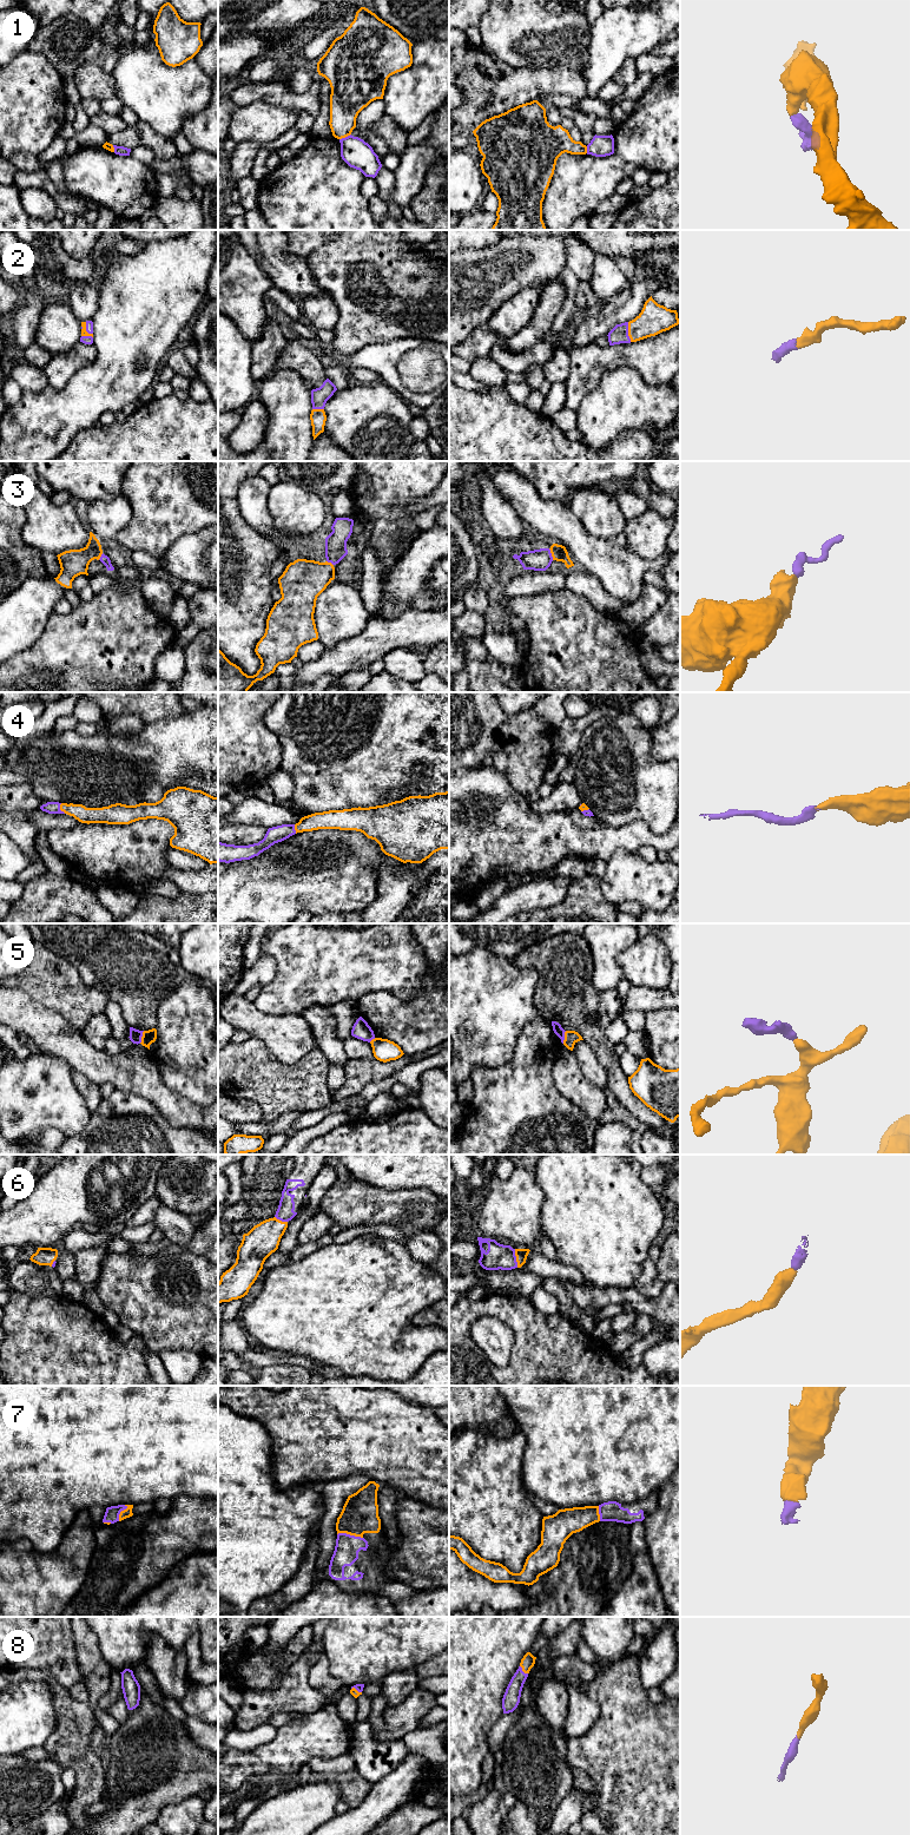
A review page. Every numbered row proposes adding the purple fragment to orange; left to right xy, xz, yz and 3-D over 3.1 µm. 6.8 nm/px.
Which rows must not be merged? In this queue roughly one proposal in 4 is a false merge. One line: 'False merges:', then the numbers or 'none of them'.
False merges: 1, 5

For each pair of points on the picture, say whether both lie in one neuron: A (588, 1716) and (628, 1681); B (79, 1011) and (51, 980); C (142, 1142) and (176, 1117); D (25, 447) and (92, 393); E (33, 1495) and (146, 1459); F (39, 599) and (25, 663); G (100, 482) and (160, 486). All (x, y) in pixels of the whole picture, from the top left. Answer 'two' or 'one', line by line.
A: two
B: one
C: two
D: one
E: one
F: two
G: two

